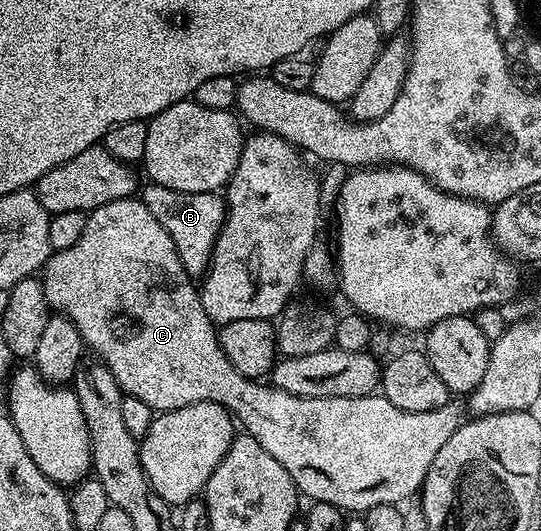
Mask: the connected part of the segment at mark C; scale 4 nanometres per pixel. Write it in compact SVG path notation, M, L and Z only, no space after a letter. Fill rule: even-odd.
M136 196L115 199L103 207L92 210L87 216L87 227L83 227L83 235L76 241L75 247L67 247L67 251L53 253L45 262L39 280L45 289L45 298L50 310L56 311L60 316L71 319L75 323L82 342L88 348L90 345L97 352L94 354L111 371L111 375L115 375L124 396L143 399L143 403L147 403L147 407L151 407L154 411L178 409L200 401L214 401L224 405L239 422L240 428L253 436L281 464L283 471L287 471L287 475L291 475L297 492L302 498L310 497L308 499L310 502L334 505L336 509L349 515L363 515L371 507L396 505L399 499L414 496L425 482L425 476L431 463L435 463L435 455L439 455L439 447L443 447L443 443L447 443L447 439L451 439L451 435L455 435L455 431L467 417L466 406L464 404L456 405L456 400L453 399L435 411L412 413L395 407L395 403L391 403L384 395L300 397L299 395L291 395L282 389L275 389L272 384L262 383L260 380L245 377L239 371L235 371L235 367L231 367L227 355L223 355L223 347L217 338L218 326L207 315L207 311L203 311L201 294L194 278L189 277L183 263L179 263L179 251L175 251L175 243L171 243L171 235L167 235L167 231L163 231L163 223L159 223L159 219L155 219L155 215L151 215L151 211L147 211L145 204Z

